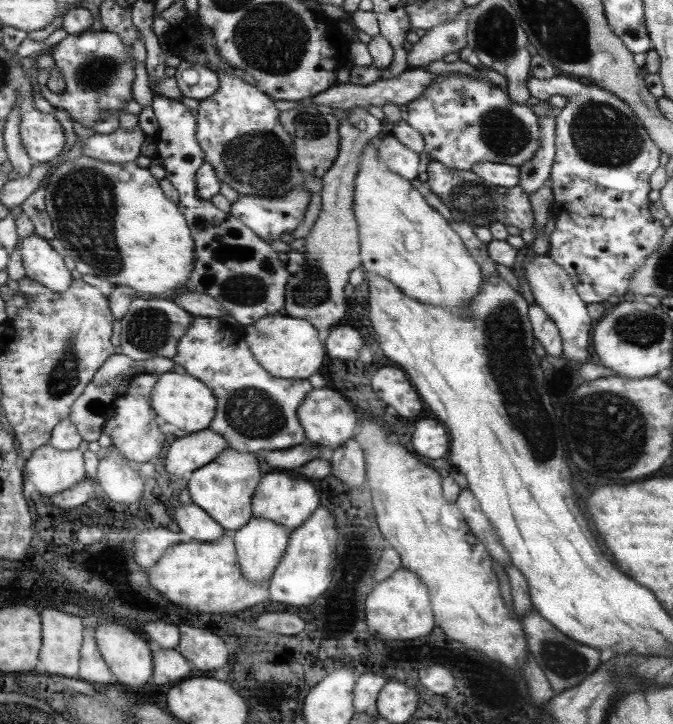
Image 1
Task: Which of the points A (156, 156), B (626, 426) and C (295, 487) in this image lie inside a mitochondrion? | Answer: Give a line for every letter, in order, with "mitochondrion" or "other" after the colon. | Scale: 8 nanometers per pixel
A: other
B: mitochondrion
C: other

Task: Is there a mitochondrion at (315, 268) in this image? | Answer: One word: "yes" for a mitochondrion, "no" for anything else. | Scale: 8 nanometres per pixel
yes

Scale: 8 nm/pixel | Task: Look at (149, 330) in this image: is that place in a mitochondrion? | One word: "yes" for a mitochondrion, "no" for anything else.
yes

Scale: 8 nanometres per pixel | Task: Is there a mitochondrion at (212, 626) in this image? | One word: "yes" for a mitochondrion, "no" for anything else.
no

